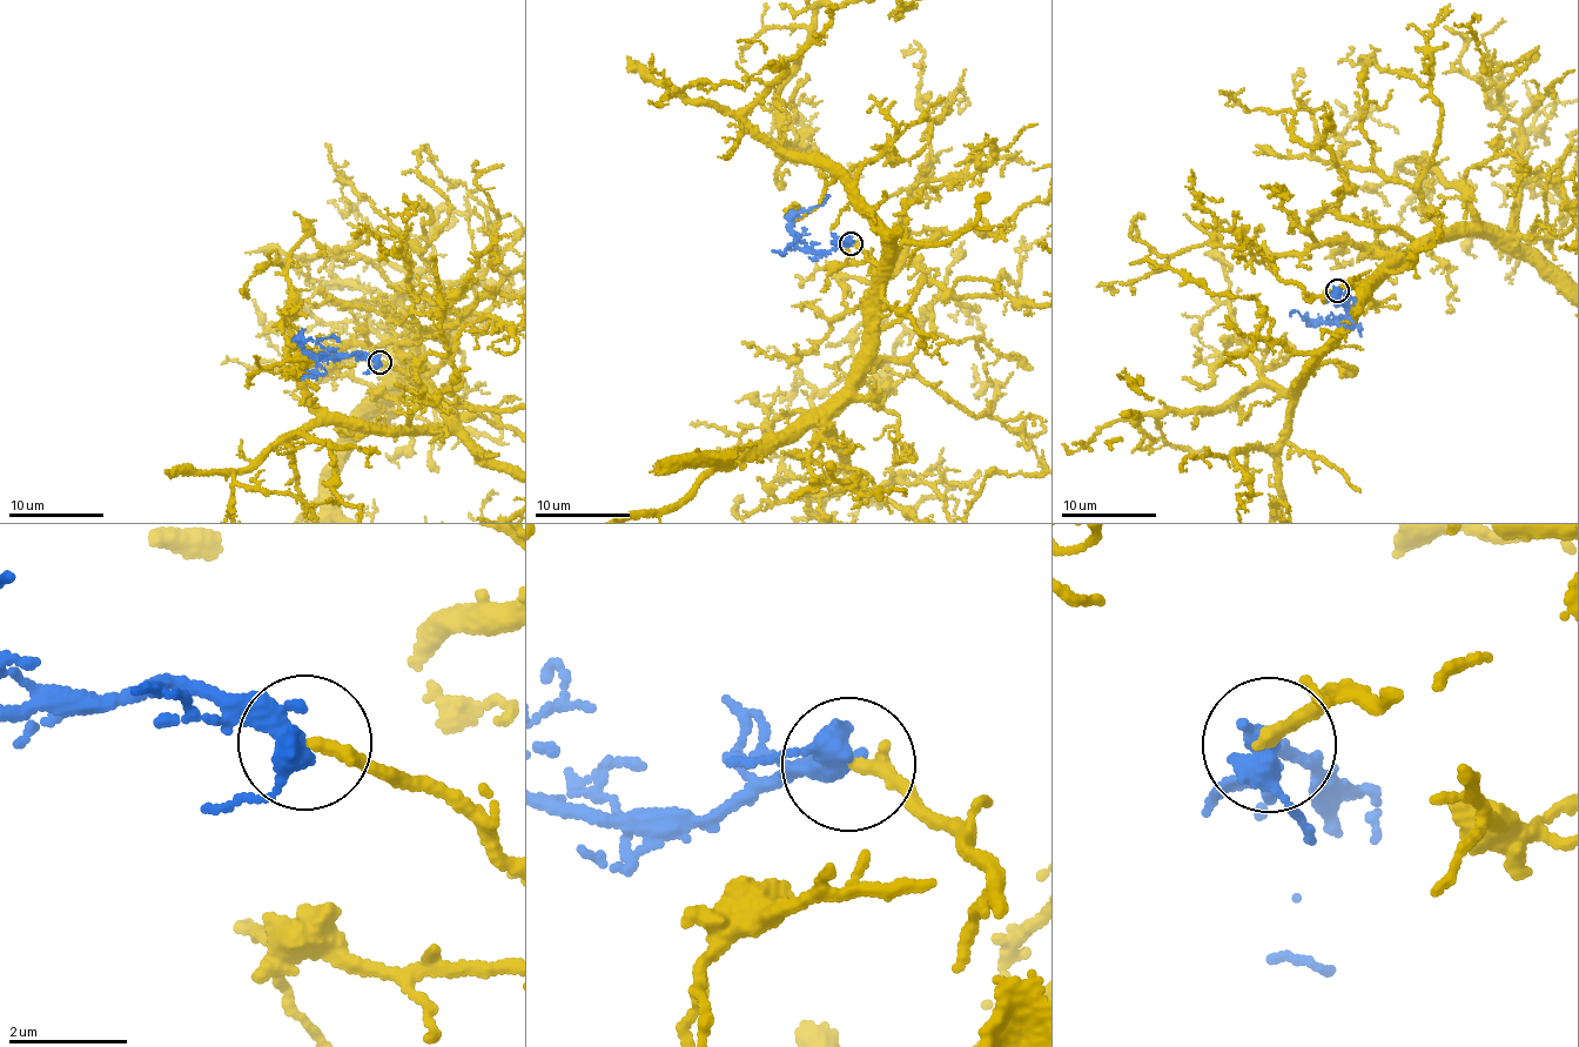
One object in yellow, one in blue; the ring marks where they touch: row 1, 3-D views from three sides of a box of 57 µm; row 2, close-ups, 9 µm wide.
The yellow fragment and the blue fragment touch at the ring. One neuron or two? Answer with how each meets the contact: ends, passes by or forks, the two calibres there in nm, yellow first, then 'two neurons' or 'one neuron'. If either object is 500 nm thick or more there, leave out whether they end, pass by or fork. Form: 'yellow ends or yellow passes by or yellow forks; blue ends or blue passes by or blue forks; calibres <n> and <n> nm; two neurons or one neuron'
yellow ends; blue passes by; calibres 220 and 360 nm; one neuron

